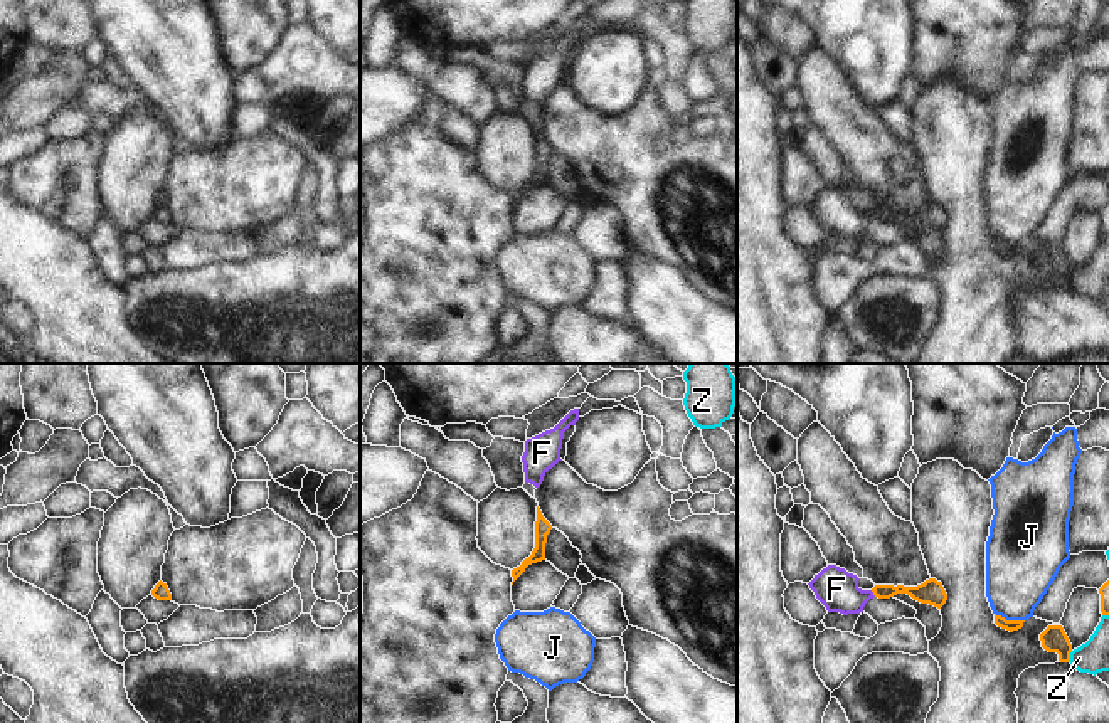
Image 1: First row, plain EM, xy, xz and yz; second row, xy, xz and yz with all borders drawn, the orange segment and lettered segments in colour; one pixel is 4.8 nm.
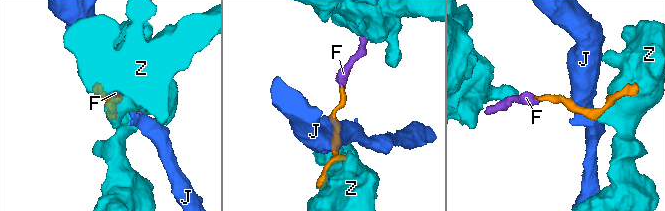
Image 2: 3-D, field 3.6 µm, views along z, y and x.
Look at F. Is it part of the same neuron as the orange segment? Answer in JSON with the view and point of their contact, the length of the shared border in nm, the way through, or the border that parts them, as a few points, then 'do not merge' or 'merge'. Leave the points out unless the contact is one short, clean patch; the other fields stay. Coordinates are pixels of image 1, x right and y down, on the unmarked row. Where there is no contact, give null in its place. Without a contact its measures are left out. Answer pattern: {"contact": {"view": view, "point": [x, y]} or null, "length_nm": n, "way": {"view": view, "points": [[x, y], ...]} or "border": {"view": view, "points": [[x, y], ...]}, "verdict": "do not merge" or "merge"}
{"contact": {"view": "yz", "point": [874, 217]}, "length_nm": 40, "way": {"view": "yz", "points": [[926, 216], [874, 217], [842, 217], [837, 212]]}, "verdict": "merge"}

